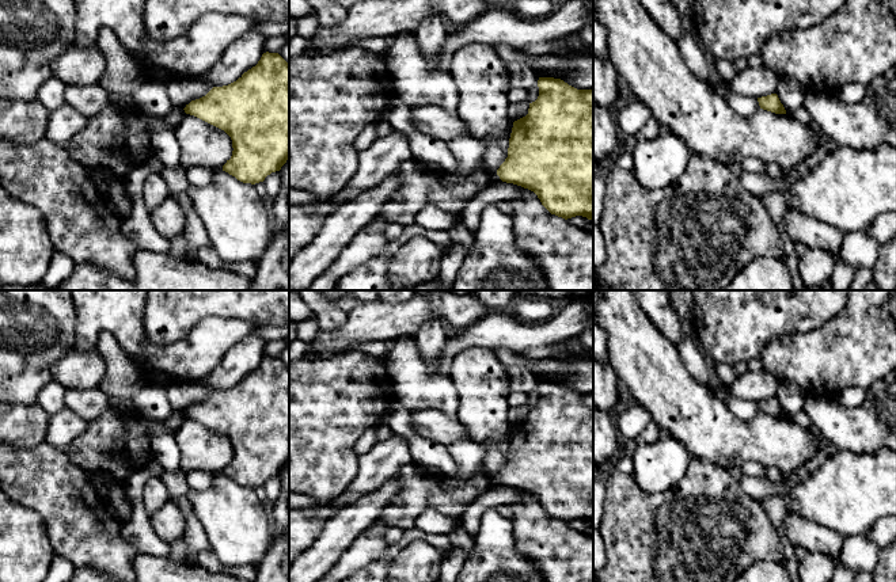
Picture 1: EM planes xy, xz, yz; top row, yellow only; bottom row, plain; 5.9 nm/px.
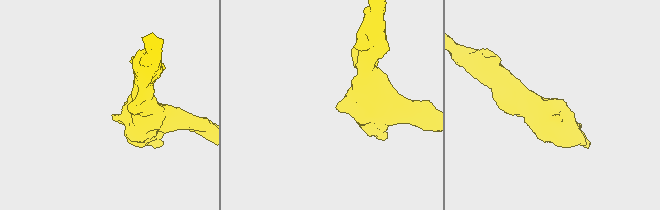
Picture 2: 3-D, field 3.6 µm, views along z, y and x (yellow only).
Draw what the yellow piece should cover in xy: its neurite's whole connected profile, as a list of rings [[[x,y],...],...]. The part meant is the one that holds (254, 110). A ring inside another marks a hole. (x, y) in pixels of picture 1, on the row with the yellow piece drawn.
[[[263,53],[258,64],[236,81],[213,87],[183,110],[231,137],[234,151],[223,171],[243,183],[263,182],[289,160],[289,64],[278,53]]]

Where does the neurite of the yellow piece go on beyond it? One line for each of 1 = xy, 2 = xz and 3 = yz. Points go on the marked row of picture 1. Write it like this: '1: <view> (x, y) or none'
1: none
2: none
3: none

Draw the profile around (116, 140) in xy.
[[[107,104],[64,148],[84,168],[103,170],[124,180],[153,155],[148,122],[160,118],[175,130],[185,115],[182,109],[172,109],[167,115],[157,117],[136,107],[115,109]]]

